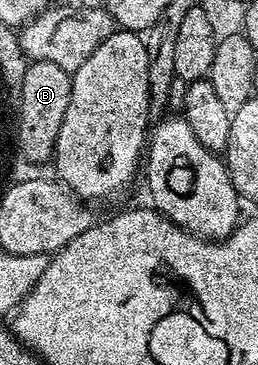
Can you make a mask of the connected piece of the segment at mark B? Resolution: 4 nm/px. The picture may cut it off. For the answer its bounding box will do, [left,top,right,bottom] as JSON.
[17,61,72,164]

